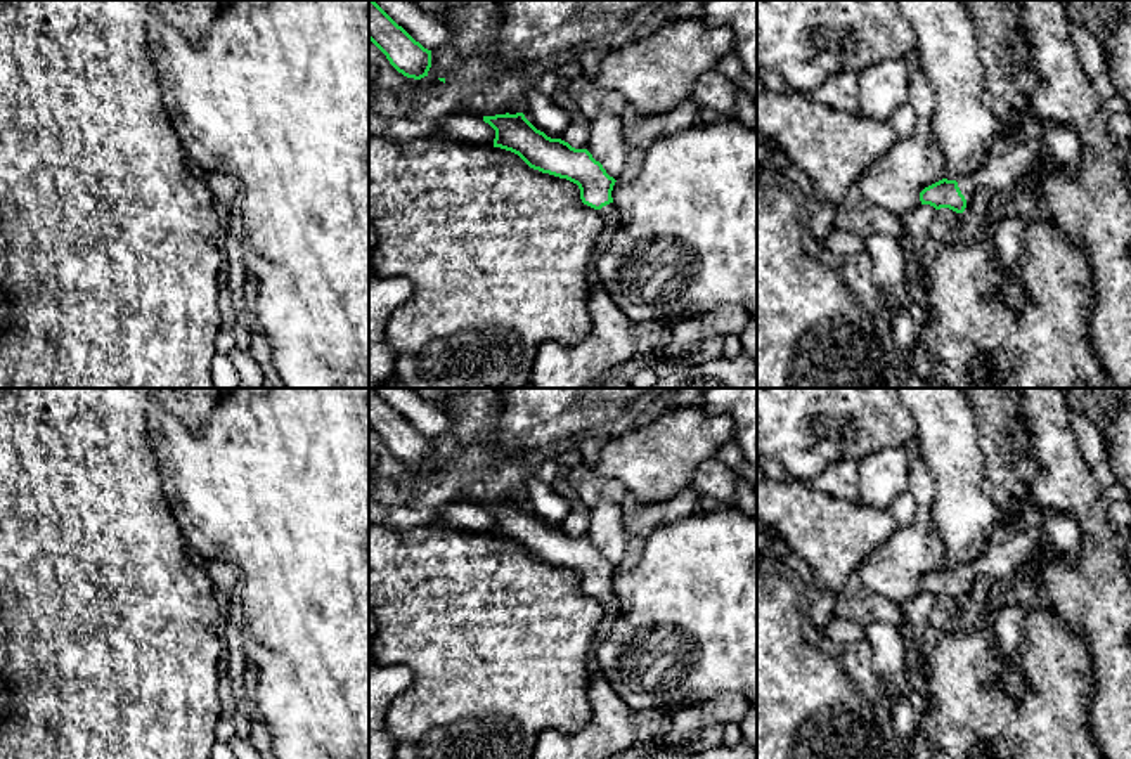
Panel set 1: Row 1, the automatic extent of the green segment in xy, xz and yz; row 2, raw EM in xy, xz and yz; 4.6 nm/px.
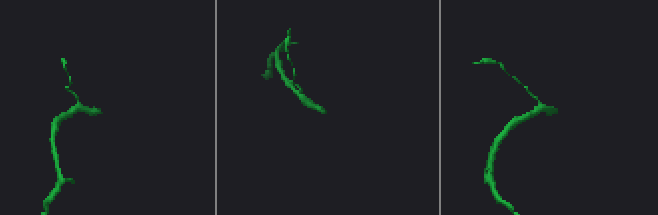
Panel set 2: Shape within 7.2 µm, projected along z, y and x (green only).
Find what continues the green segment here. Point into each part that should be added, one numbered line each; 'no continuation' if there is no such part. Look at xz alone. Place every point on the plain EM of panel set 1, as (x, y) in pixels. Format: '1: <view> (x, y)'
1: xz (610, 600)

